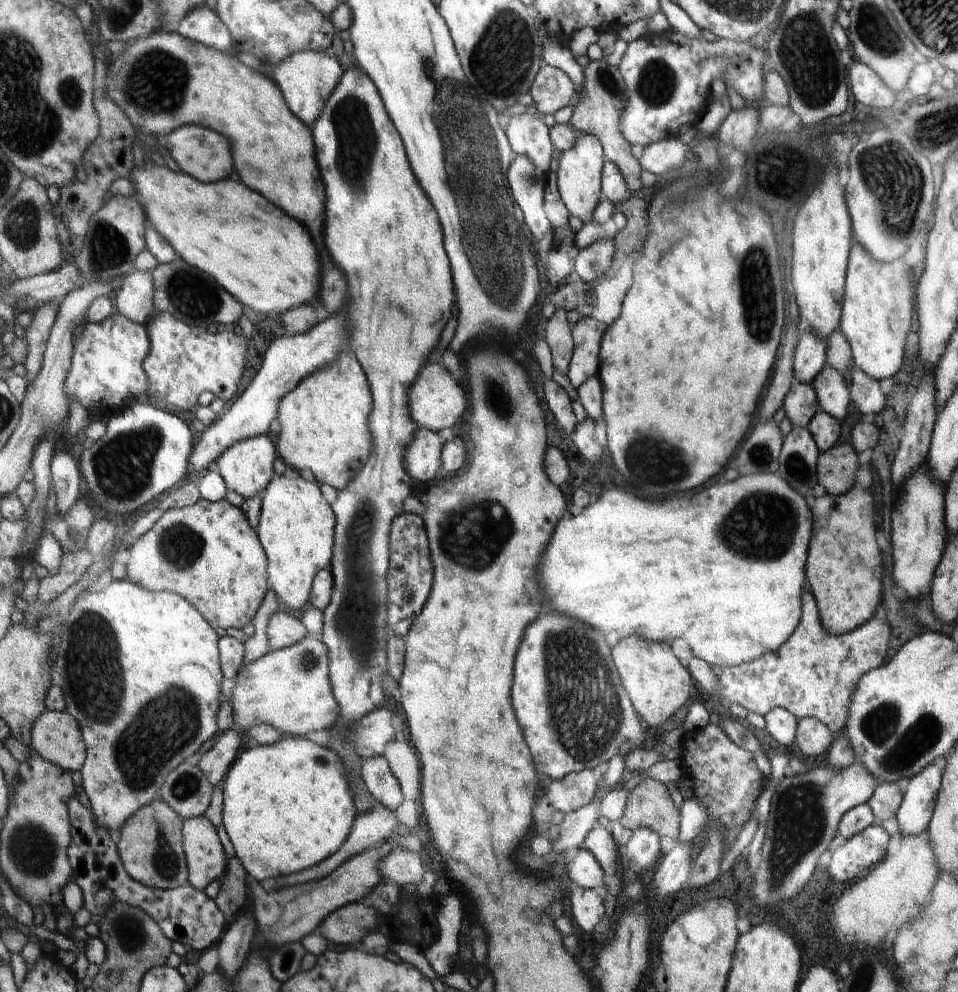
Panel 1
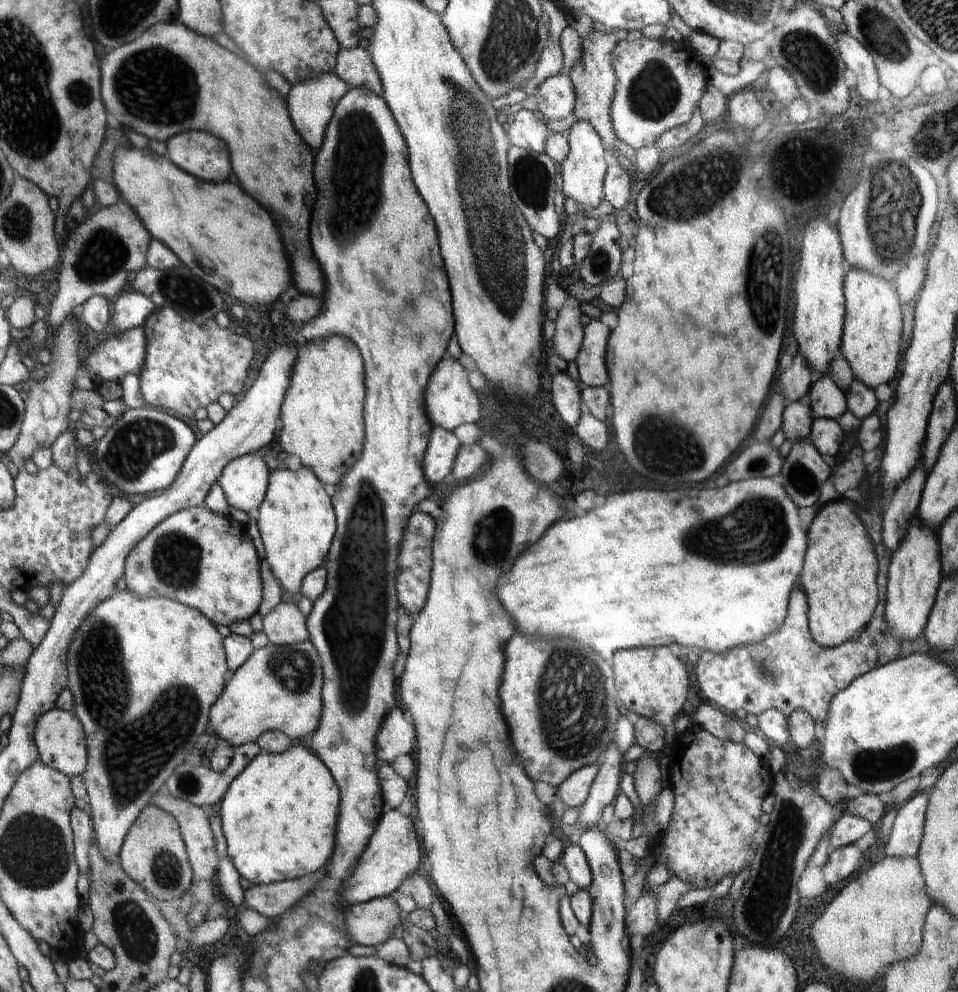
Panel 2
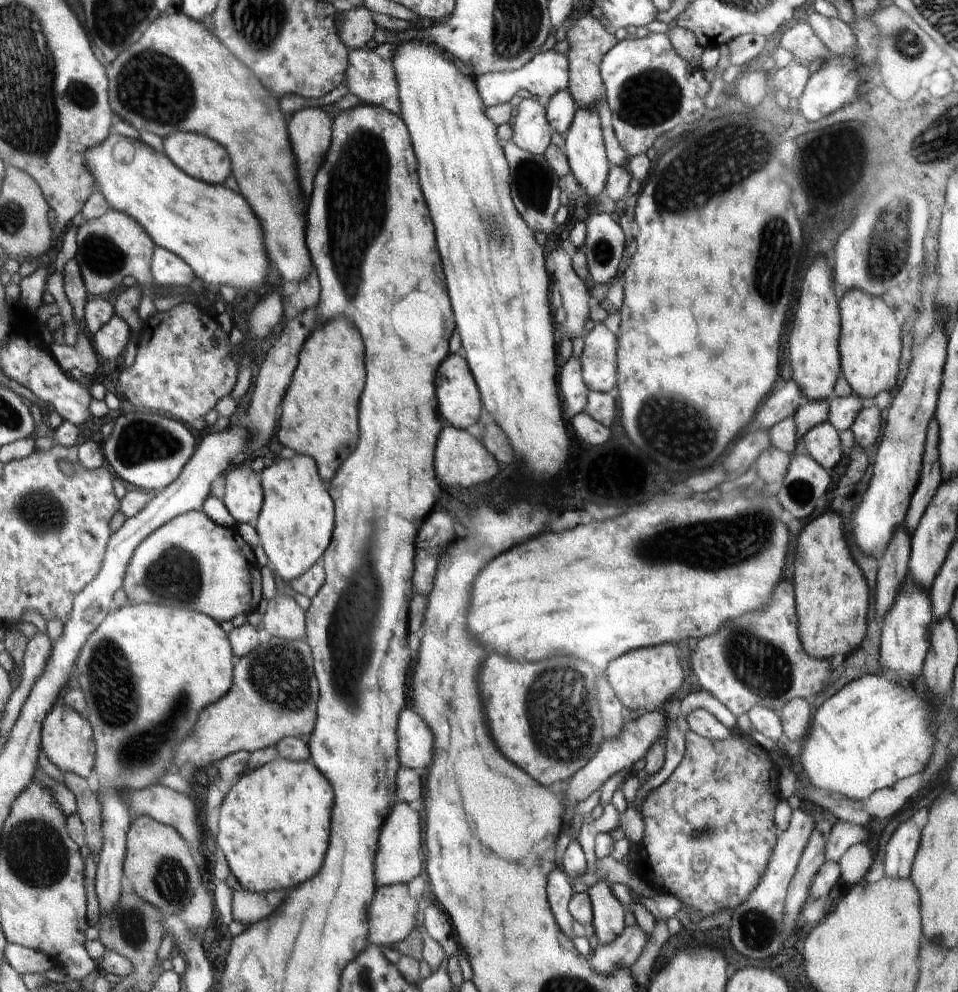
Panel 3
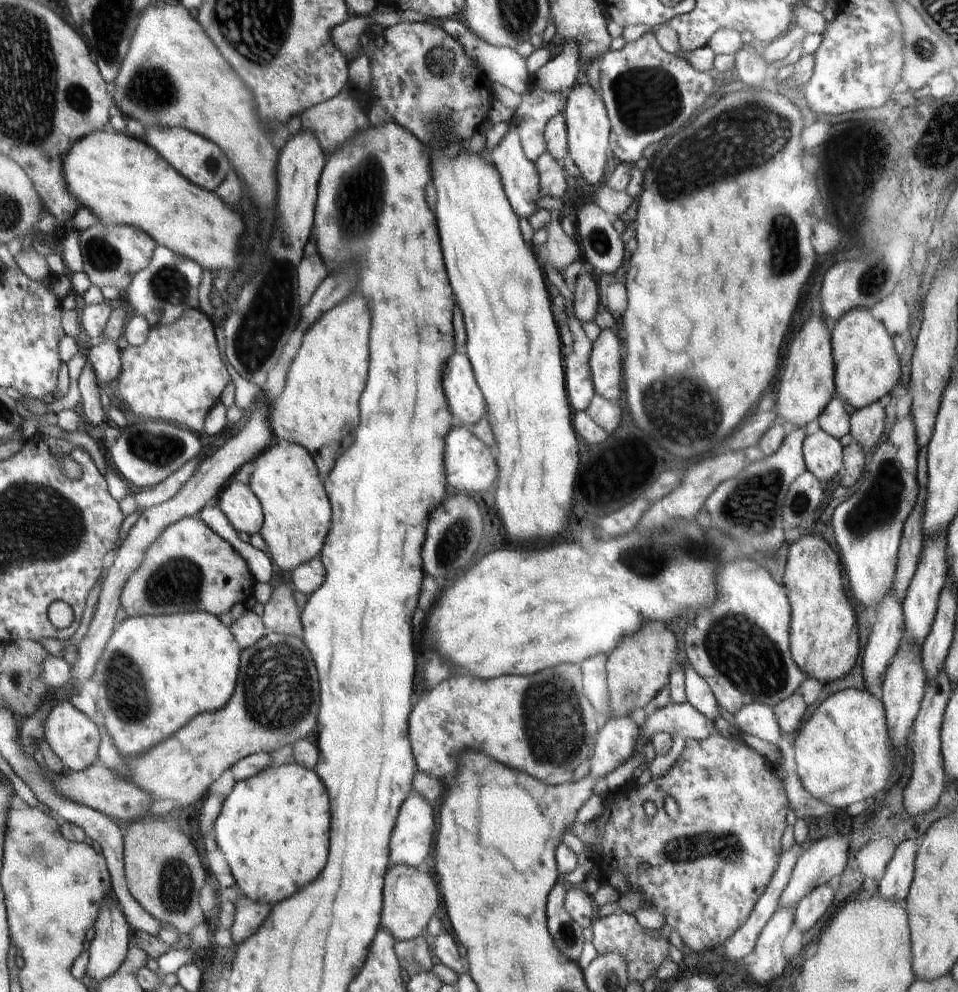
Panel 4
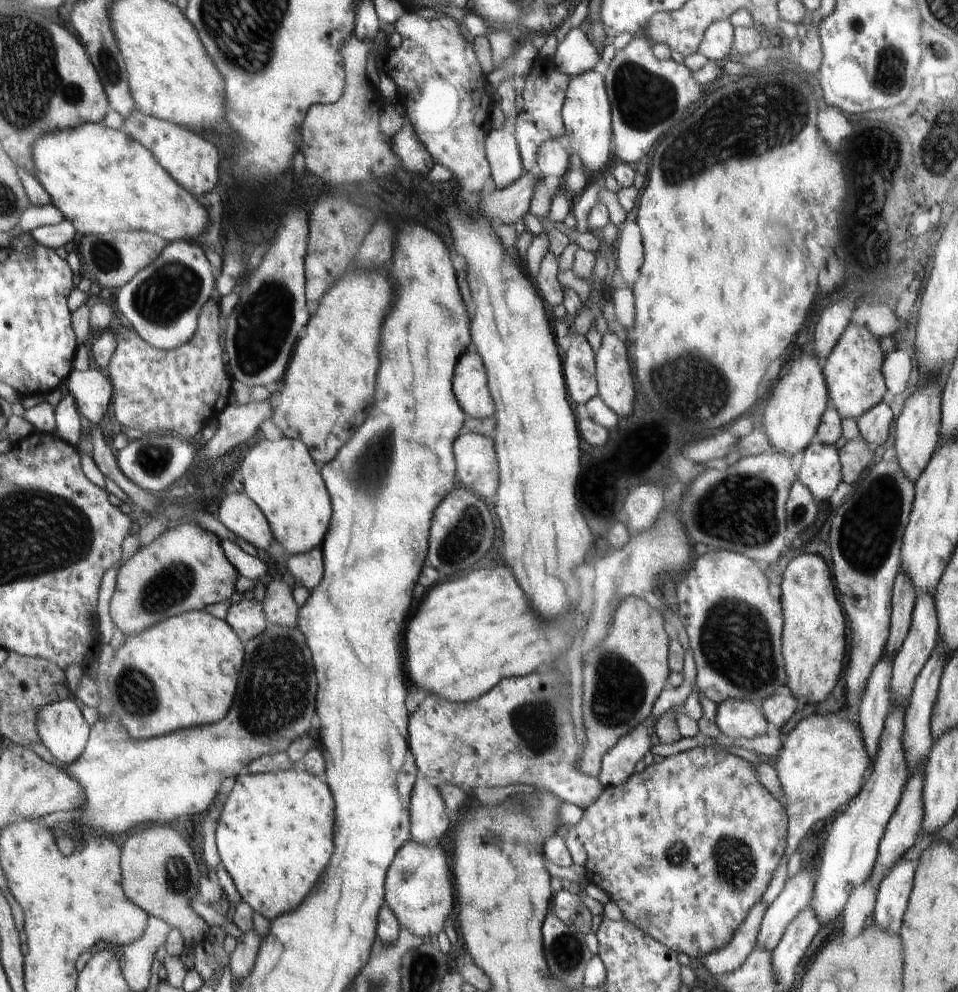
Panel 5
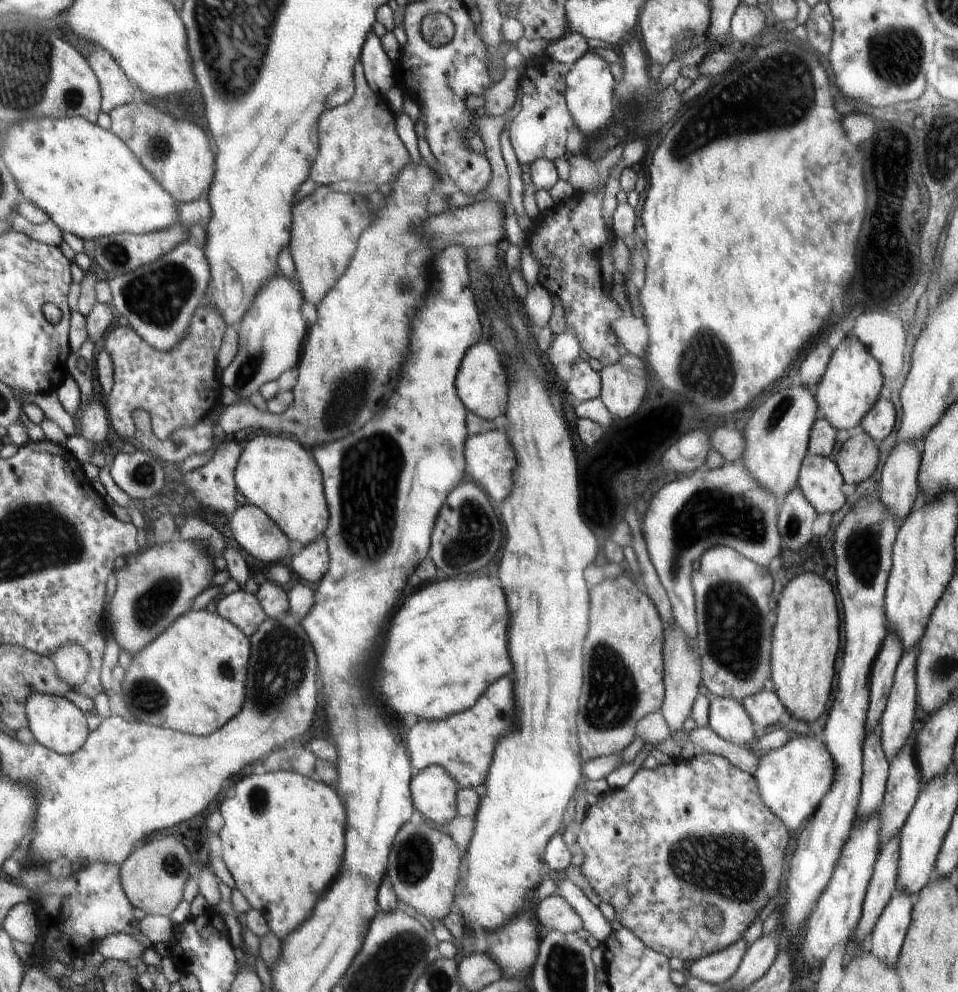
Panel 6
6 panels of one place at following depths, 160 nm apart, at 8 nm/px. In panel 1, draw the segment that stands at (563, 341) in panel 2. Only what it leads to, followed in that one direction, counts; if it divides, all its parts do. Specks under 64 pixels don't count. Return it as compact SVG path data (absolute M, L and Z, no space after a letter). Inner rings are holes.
M556 308L551 318L542 321L545 340L548 342L553 358L553 366L562 374L568 372L575 345L573 325L568 322L567 312L566 308Z

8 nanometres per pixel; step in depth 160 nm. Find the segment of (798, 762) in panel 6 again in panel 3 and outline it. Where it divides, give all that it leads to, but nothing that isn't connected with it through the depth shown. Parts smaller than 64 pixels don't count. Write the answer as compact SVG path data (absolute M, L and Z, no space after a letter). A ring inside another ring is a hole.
M881 673L856 676L816 710L800 755L804 773L812 786L823 788L828 794L865 801L874 792L892 788L899 780L918 774L926 767L935 742L937 726L932 723L935 712L930 702L918 698L914 686L906 691Z

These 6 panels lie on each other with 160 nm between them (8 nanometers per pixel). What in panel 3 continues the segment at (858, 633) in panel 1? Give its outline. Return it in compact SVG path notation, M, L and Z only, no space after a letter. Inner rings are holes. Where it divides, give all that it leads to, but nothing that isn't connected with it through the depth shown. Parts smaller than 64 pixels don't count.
M780 582L780 586L772 592L772 602L765 604L766 608L750 610L738 618L730 618L726 628L722 626L716 634L704 636L698 640L690 655L690 664L696 674L700 688L715 696L734 716L738 718L746 714L756 705L768 707L779 712L784 705L792 700L814 696L821 692L822 682L830 674L830 664L826 659L813 659L806 654L798 640L798 624L796 624L796 604L794 604L794 590L788 582Z

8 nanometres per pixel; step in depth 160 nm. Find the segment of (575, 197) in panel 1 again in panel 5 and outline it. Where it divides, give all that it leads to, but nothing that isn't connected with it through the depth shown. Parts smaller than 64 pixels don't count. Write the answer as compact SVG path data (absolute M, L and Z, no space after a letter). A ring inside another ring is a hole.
M601 68L583 72L570 78L562 107L563 123L572 150L592 172L598 172L610 158L610 140L614 132L610 122L614 122L614 114L610 114L611 102L608 102L606 89Z

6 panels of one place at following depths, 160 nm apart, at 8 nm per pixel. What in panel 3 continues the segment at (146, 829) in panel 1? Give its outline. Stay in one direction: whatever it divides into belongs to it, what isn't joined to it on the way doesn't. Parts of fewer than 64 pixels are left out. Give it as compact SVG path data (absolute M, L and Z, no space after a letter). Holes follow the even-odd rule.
M136 815L133 820L127 832L126 867L123 873L132 881L134 893L142 900L149 902L159 911L165 910L168 913L178 914L190 902L194 891L200 886L198 866L190 854L190 848L182 840L183 835L178 834L173 826L156 822L156 819L146 815Z

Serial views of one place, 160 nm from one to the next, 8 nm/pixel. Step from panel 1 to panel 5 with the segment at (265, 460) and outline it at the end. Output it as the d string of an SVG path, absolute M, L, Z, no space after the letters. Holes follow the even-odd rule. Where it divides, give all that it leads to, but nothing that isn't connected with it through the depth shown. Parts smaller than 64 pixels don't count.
M230 489L220 502L218 514L229 531L258 550L268 550L275 540L266 515L245 492Z

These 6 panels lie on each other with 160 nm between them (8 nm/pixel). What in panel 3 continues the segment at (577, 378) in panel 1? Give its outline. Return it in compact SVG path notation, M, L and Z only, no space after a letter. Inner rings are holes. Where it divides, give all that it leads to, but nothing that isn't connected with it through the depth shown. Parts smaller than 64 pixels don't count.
M596 323L585 337L579 361L590 391L610 392L616 386L616 338L604 324Z

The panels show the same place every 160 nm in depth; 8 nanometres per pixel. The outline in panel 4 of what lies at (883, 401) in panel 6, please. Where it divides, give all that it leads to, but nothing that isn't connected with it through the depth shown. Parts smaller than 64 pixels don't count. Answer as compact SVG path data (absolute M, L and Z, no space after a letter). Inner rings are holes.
M879 401L856 409L849 417L849 432L864 450L872 448L884 434L885 408Z

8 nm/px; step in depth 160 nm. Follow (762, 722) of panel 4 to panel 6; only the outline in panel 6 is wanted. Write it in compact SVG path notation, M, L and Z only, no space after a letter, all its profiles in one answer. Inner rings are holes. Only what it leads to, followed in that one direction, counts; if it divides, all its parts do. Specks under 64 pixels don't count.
M733 698L709 700L709 727L735 745L752 744L754 738L754 725L746 709Z

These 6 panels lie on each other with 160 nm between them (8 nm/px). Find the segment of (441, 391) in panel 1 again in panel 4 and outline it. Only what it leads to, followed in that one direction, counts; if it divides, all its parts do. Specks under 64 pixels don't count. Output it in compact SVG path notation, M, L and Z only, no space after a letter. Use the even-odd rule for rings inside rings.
M456 354L452 366L448 366L448 406L452 406L456 418L468 426L480 421L486 412L486 400L476 386L466 354Z

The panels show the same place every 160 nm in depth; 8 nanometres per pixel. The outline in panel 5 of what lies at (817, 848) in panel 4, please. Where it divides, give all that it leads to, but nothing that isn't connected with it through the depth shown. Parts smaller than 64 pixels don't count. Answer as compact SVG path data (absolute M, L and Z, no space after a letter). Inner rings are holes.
M808 866L801 868L791 880L786 880L780 895L764 913L757 938L758 947L769 951L776 948L789 922L809 906L817 878L816 868Z

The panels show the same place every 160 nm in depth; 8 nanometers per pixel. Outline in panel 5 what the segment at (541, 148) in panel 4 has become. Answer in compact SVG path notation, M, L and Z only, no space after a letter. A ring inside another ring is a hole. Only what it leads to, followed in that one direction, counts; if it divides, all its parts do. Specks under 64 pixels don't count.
M538 56L525 76L522 110L515 116L514 136L517 142L523 170L536 172L539 146L552 139L560 139L566 134L562 118L562 107L570 78L559 71L550 59Z

